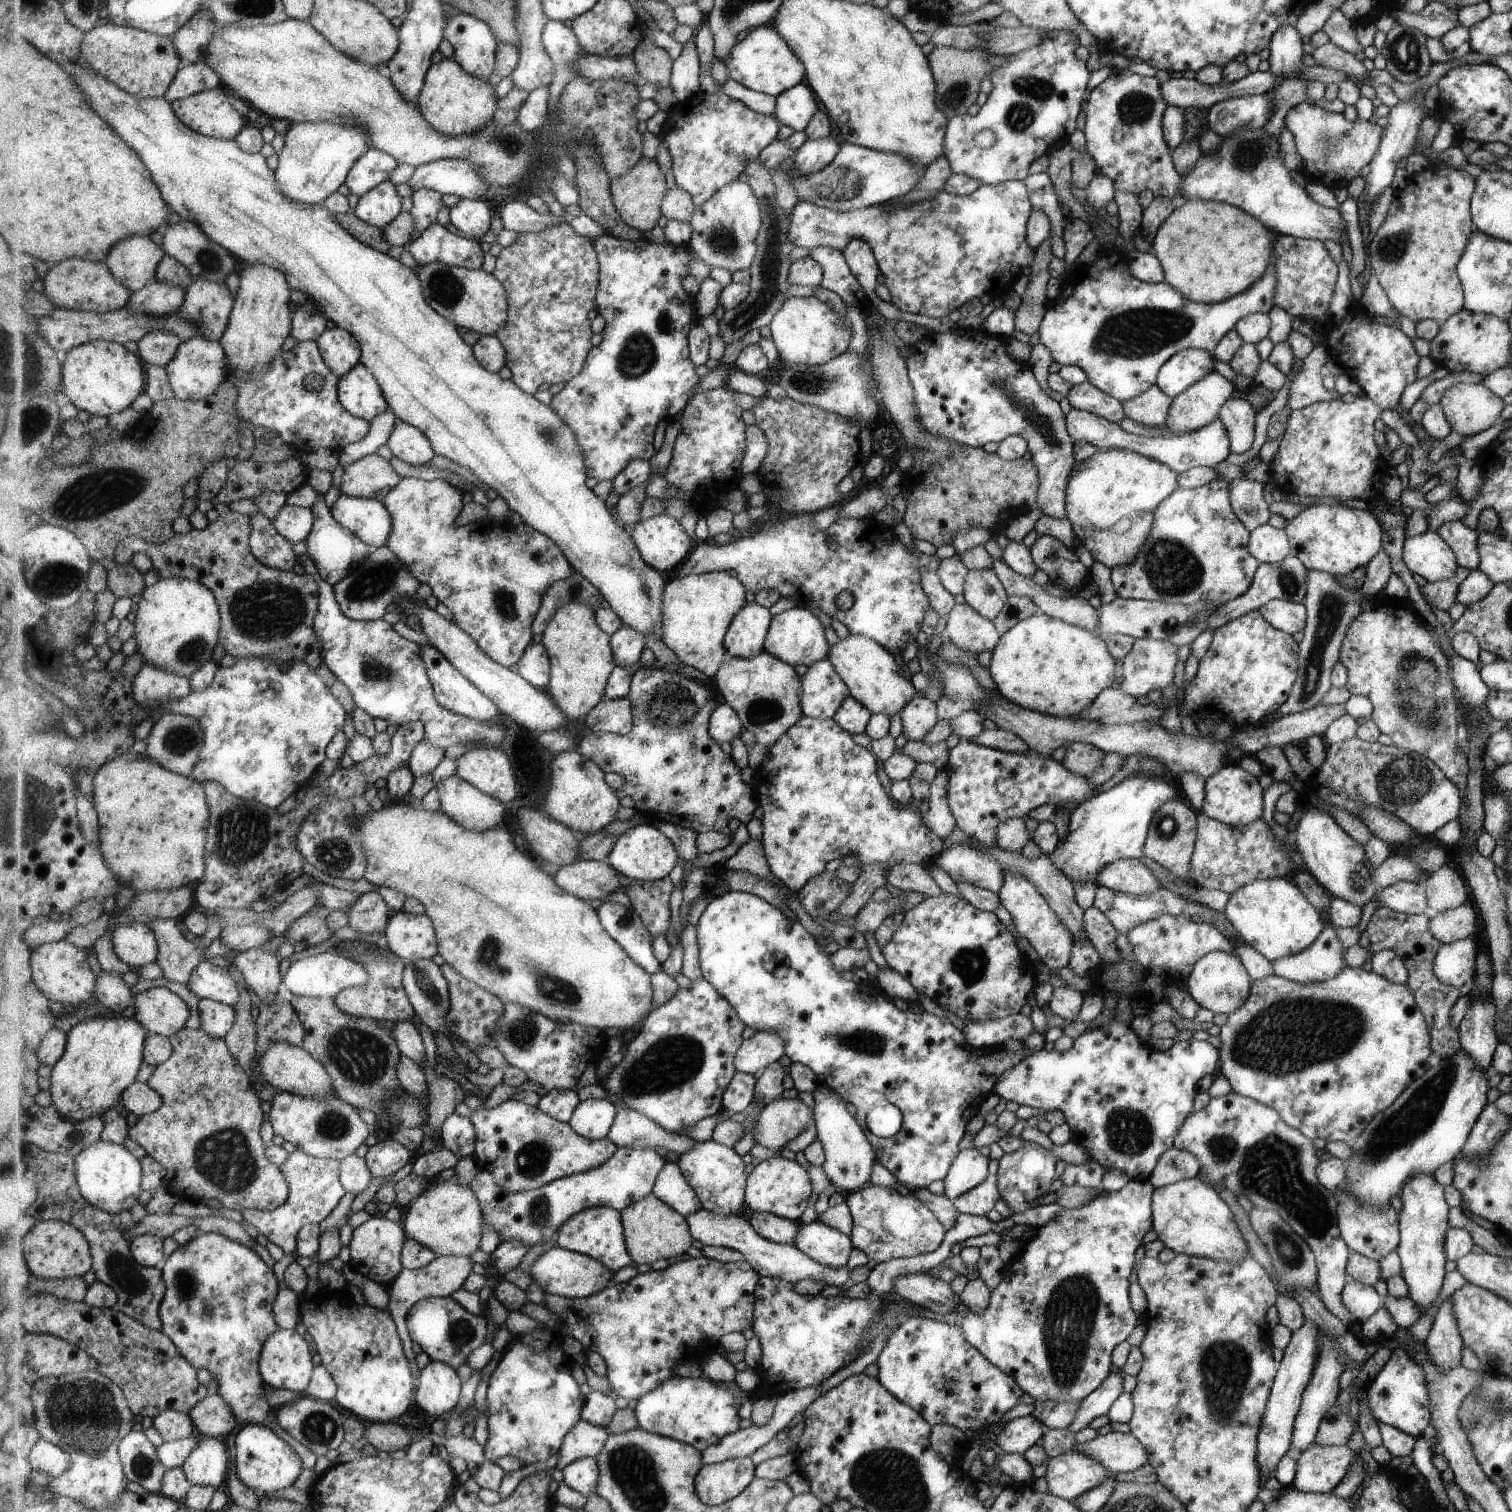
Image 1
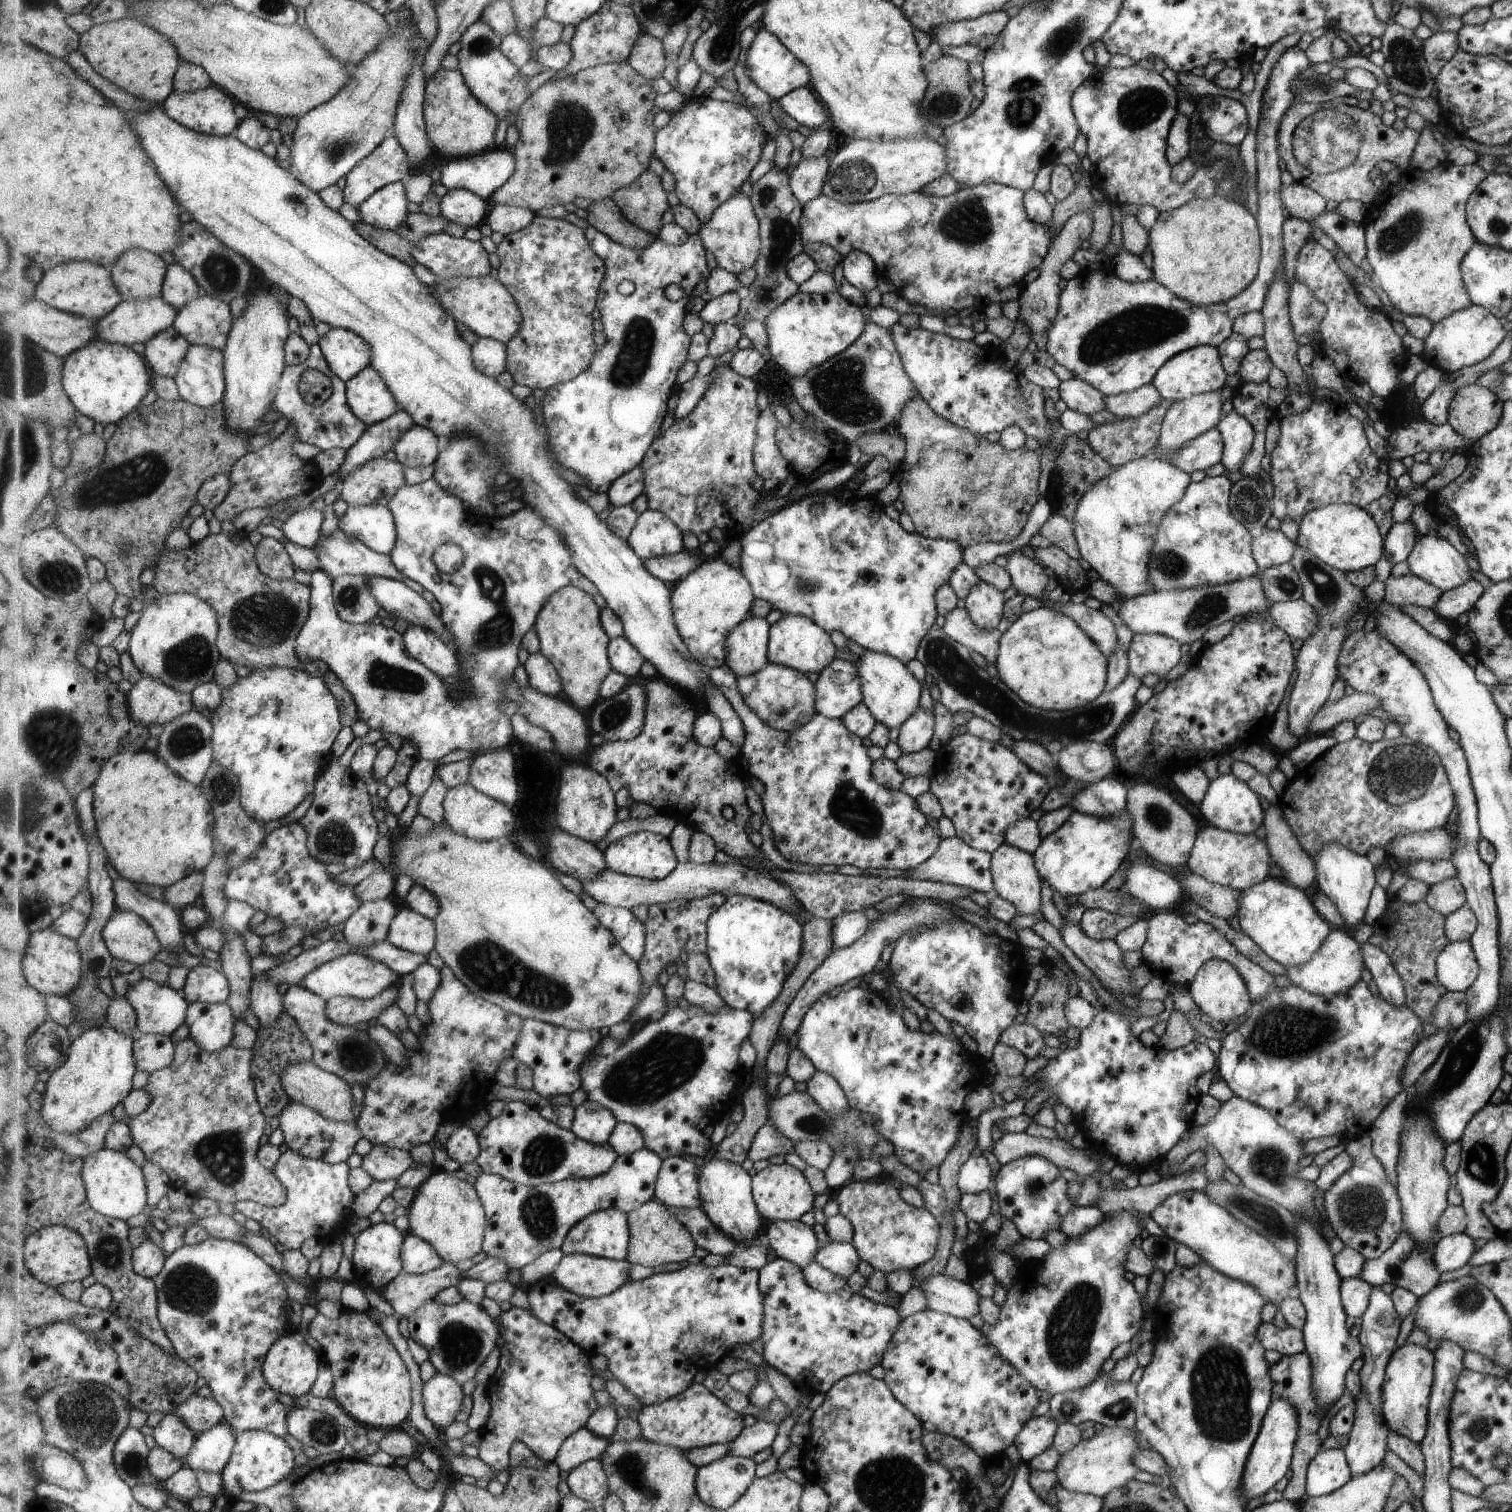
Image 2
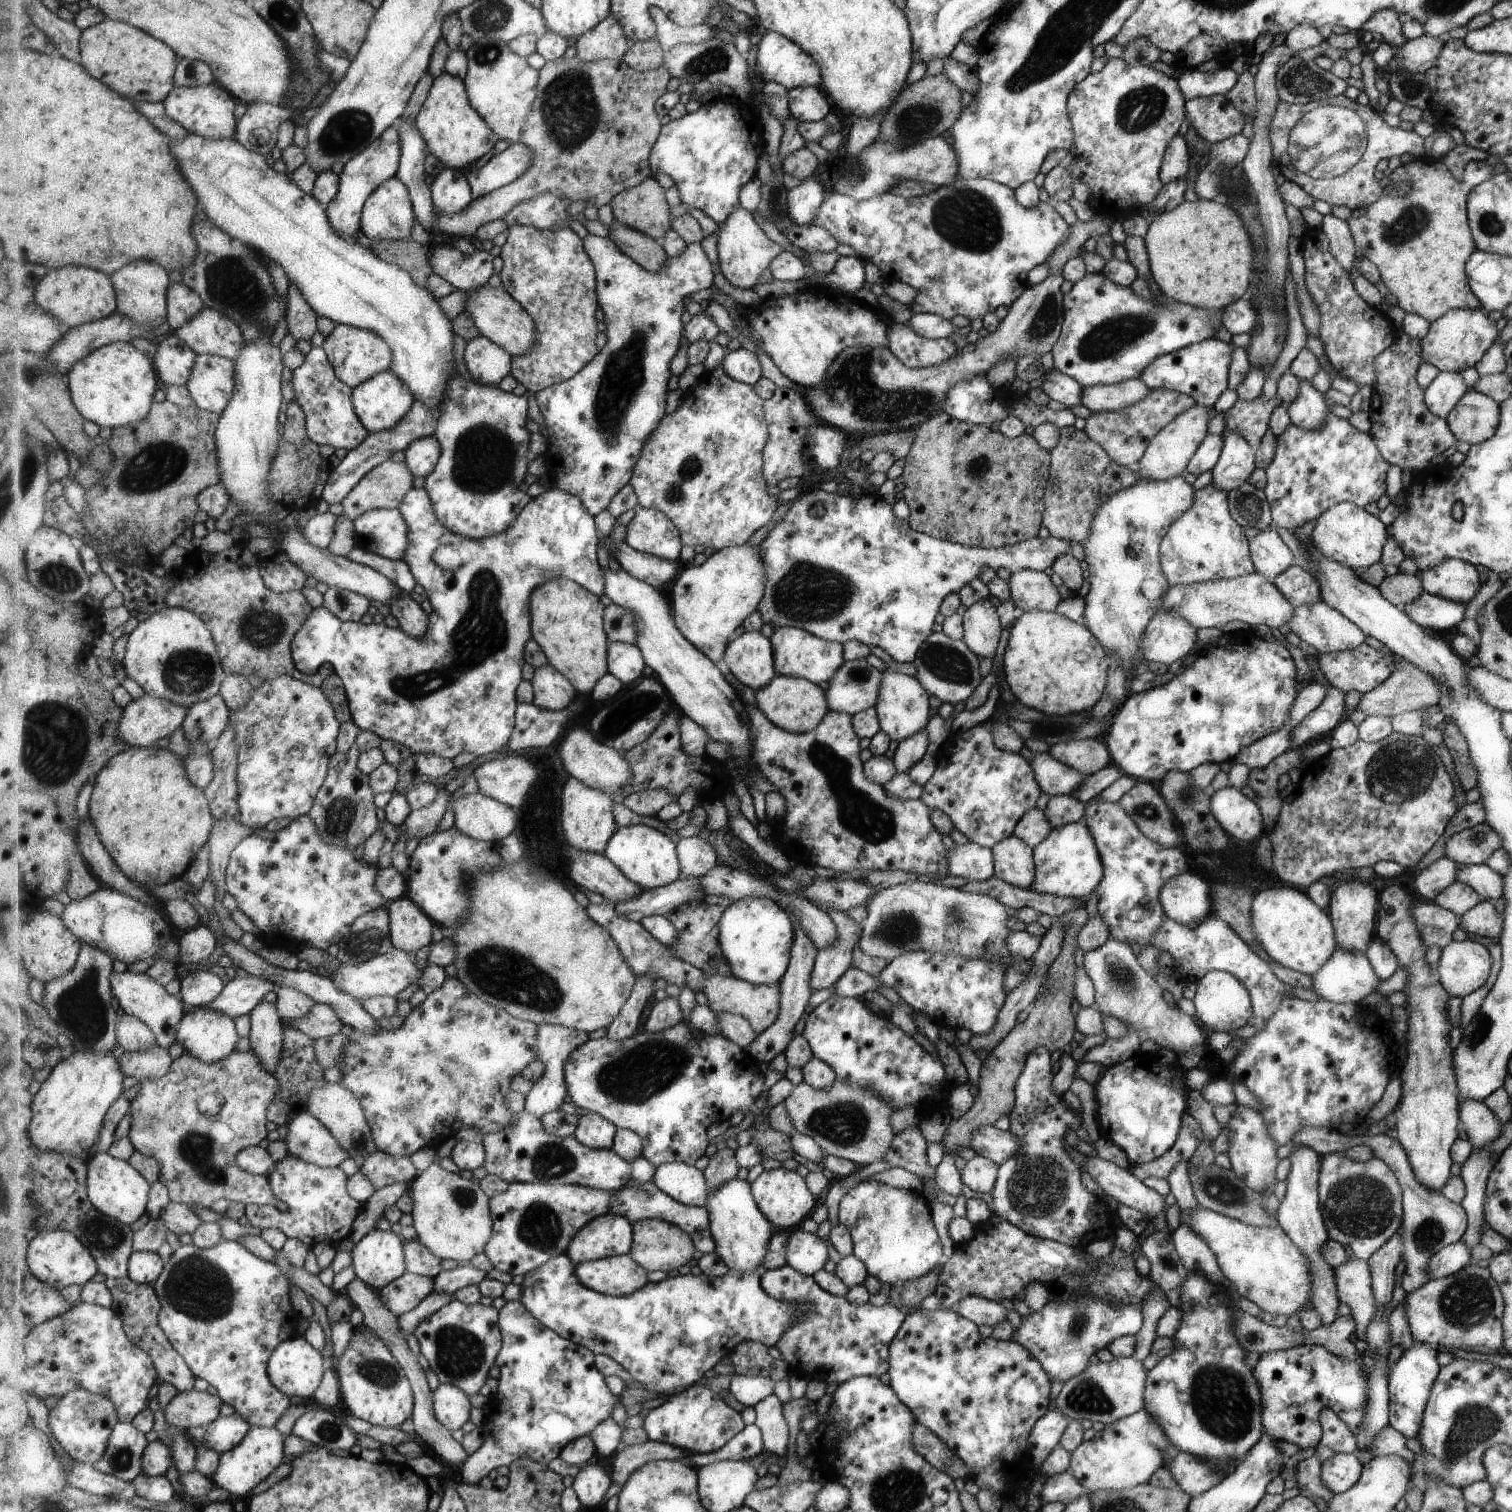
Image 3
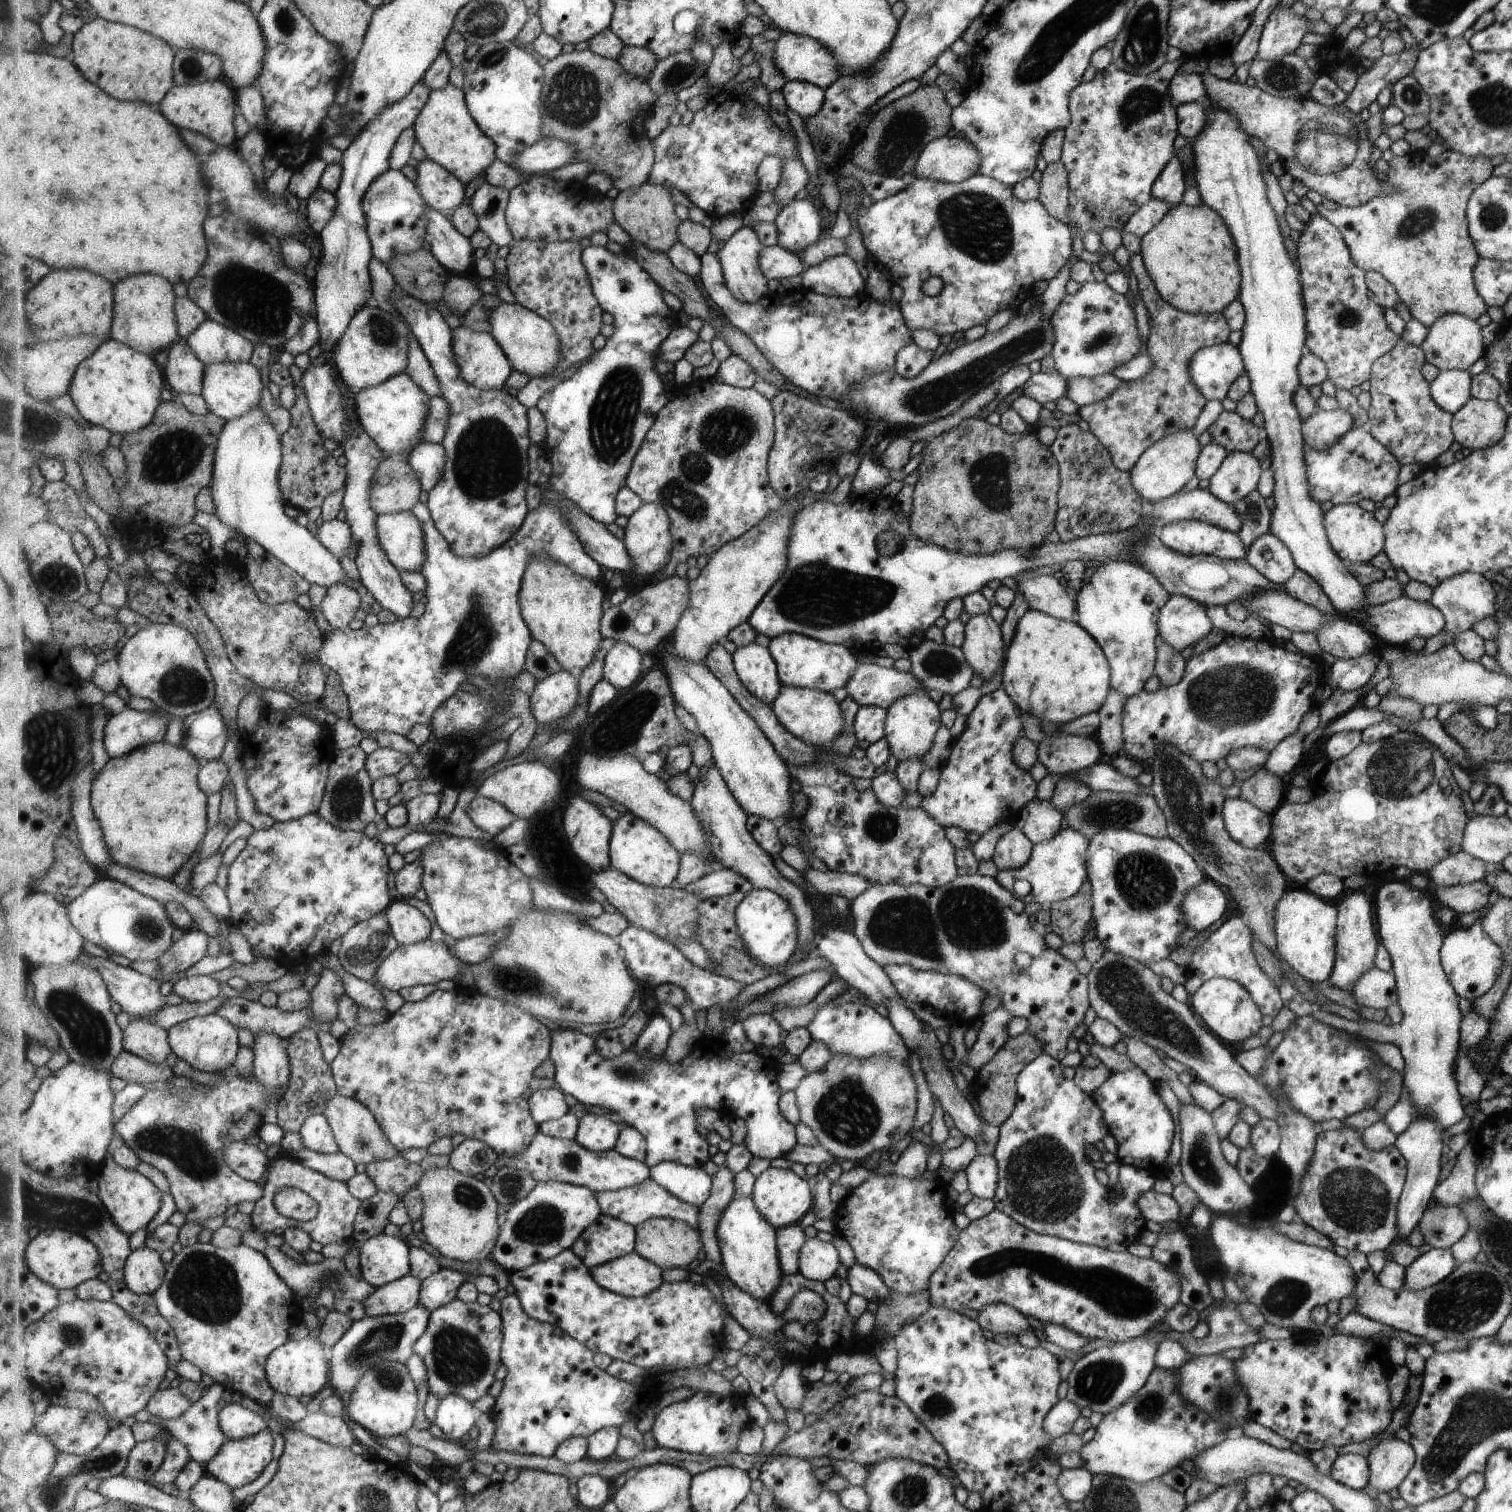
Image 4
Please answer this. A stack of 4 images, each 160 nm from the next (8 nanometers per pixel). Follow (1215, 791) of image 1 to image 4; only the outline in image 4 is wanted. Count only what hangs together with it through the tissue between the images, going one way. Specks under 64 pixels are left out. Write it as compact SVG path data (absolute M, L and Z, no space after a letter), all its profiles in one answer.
M1224 798L1221 818L1228 836L1245 848L1257 848L1268 841L1271 816L1241 798Z

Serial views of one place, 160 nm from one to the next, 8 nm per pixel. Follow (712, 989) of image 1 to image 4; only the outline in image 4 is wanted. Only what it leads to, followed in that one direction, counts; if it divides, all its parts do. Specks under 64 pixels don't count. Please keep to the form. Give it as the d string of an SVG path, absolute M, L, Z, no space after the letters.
M559 1029L552 1032L552 1054L550 1058L556 1064L555 1082L564 1094L572 1095L585 1106L600 1106L617 1114L623 1123L639 1130L647 1140L647 1158L649 1168L664 1161L677 1162L687 1167L703 1167L709 1160L709 1142L697 1132L697 1110L713 1108L724 1116L743 1118L747 1122L747 1140L745 1144L755 1158L770 1161L785 1158L785 1153L795 1150L797 1141L796 1126L781 1114L779 1102L784 1094L777 1082L780 1067L777 1058L761 1056L757 1051L737 1053L729 1052L720 1043L710 1048L695 1048L677 1064L671 1064L665 1054L649 1056L635 1052L633 1047L625 1050L621 1056L605 1058L597 1050L594 1037L585 1036L576 1030Z

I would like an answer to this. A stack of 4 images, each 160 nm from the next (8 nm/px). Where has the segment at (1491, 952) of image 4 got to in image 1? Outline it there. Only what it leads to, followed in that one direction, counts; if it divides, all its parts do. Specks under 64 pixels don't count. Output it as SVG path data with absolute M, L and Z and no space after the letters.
M1473 937L1443 943L1432 960L1433 974L1444 985L1459 989L1475 974L1476 950L1477 942Z

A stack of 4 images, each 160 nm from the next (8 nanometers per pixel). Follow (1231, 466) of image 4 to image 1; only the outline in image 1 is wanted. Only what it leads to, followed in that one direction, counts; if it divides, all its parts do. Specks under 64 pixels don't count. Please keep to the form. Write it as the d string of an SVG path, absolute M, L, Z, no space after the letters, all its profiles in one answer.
M1244 396L1229 398L1220 406L1217 418L1228 433L1231 453L1241 454L1251 446L1256 413Z

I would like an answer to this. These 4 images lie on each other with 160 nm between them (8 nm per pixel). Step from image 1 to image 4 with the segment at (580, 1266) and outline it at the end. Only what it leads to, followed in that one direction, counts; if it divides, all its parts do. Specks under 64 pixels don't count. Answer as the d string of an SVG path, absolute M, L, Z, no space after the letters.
M636 1251L591 1268L599 1286L625 1297L645 1297L664 1282L664 1271Z

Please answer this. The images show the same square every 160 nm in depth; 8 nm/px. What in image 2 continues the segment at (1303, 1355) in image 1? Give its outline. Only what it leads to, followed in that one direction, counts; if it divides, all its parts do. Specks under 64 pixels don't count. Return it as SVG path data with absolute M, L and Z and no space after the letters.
M1286 1400L1271 1401L1244 1466L1242 1493L1247 1501L1251 1502L1253 1498L1267 1492L1289 1470L1291 1446L1297 1433L1296 1410Z

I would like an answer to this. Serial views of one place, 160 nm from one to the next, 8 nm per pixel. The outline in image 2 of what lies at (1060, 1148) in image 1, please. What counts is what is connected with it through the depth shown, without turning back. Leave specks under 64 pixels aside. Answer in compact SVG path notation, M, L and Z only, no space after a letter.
M1025 1155L1010 1160L998 1168L993 1178L991 1189L997 1196L997 1213L999 1217L1005 1217L1007 1220L1010 1220L1024 1238L1039 1240L1043 1239L1045 1234L1051 1232L1051 1230L1059 1231L1059 1220L1061 1220L1067 1212L1071 1212L1071 1210L1076 1207L1072 1204L1071 1200L1067 1198L1067 1194L1065 1193L1067 1181L1061 1178L1059 1168L1044 1156Z

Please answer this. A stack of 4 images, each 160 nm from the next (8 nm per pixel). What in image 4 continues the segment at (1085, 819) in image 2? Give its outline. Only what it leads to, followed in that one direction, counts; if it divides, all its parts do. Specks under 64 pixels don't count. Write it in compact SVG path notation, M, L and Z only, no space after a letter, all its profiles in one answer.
M1067 827L1065 830L1057 830L1049 840L1033 845L1031 857L1021 868L997 870L993 879L1012 894L1014 894L1013 882L1018 879L1026 880L1031 888L1025 896L1017 898L1032 907L1046 907L1054 901L1063 901L1065 898L1073 896L1084 885L1088 874L1087 851L1088 837Z

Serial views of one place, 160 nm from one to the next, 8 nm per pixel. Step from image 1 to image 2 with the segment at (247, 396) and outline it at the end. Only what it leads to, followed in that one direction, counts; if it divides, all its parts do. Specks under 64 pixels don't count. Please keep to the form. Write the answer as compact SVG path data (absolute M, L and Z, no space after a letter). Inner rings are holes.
M319 343L309 346L310 353L308 357L298 365L287 365L285 372L280 380L280 392L276 396L276 402L273 409L277 409L281 413L281 417L289 420L288 425L295 425L300 432L301 442L307 442L318 446L321 450L329 450L329 448L342 448L346 451L351 450L364 436L365 431L370 426L363 422L352 411L348 401L348 384L339 378L332 369L332 366L325 358L324 352ZM315 368L323 372L331 379L333 391L331 396L321 405L309 405L299 390L299 382L305 374L305 370Z

